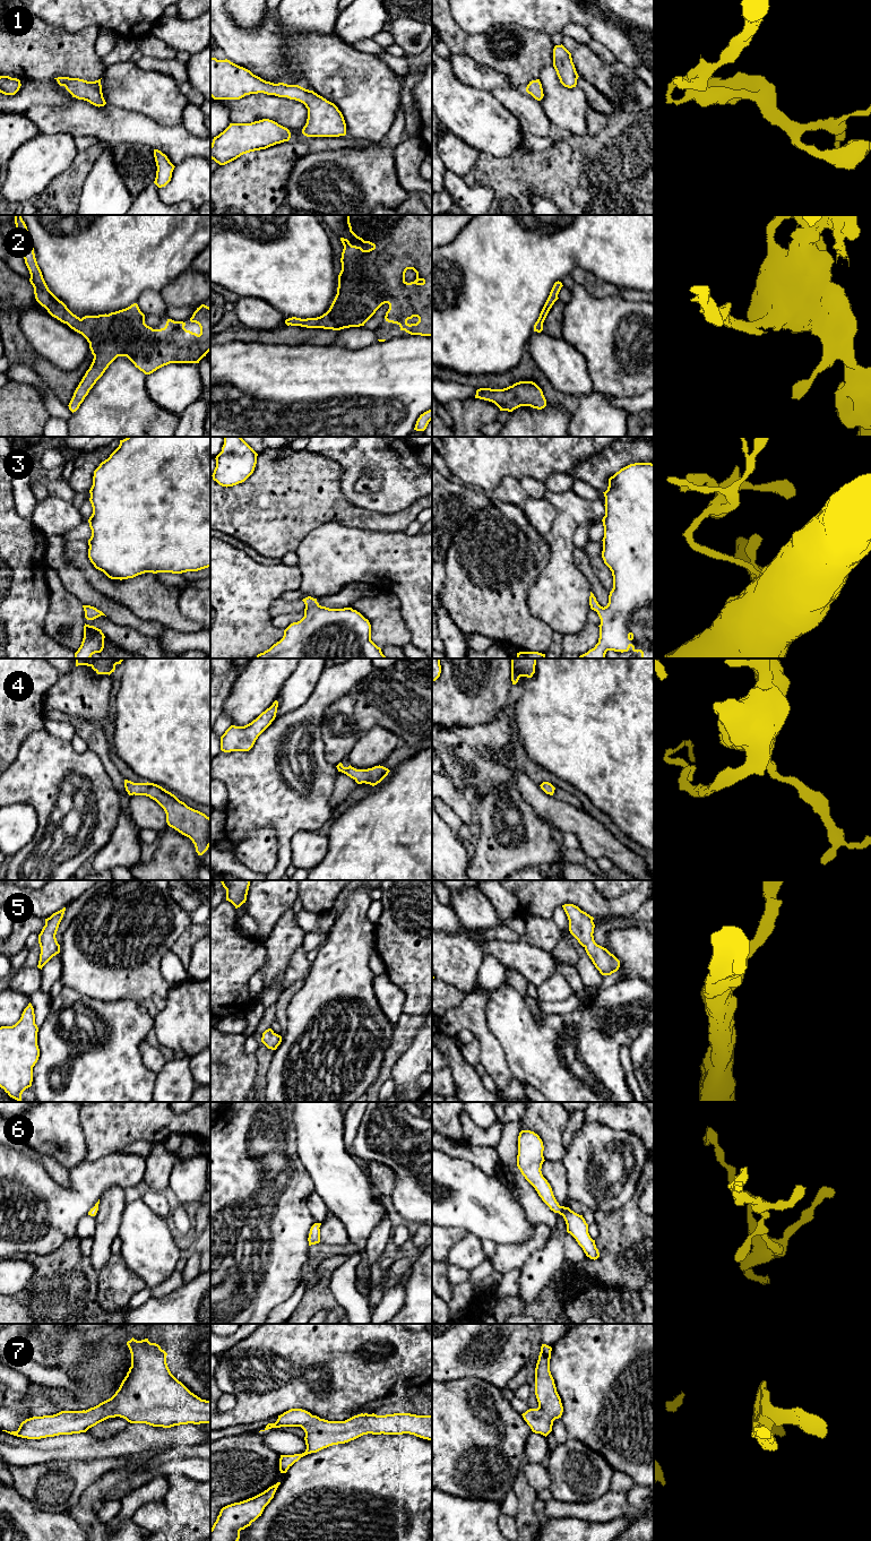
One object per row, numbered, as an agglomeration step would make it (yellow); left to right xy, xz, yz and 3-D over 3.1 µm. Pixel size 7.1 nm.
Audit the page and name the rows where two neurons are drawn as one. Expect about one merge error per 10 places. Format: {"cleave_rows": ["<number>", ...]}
{"cleave_rows": []}

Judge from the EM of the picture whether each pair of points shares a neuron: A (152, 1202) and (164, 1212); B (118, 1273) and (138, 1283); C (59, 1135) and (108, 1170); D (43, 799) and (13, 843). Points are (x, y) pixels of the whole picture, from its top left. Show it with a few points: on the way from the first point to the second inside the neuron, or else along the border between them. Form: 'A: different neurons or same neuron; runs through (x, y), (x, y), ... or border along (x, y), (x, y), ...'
A: same neuron; runs through (155, 1203), (161, 1208)
B: same neuron; runs through (122, 1277), (128, 1283), (134, 1283)
C: different neurons; border along (86, 1160), (69, 1170)
D: different neurons; border along (11, 803), (27, 803), (34, 809), (33, 836)

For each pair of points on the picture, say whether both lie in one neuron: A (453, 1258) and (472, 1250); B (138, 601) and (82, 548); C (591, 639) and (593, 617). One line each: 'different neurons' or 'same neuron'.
A: same neuron
B: same neuron
C: different neurons

